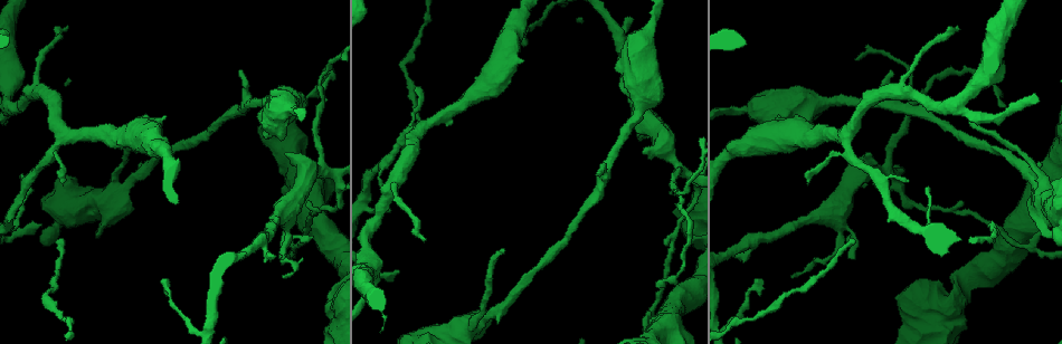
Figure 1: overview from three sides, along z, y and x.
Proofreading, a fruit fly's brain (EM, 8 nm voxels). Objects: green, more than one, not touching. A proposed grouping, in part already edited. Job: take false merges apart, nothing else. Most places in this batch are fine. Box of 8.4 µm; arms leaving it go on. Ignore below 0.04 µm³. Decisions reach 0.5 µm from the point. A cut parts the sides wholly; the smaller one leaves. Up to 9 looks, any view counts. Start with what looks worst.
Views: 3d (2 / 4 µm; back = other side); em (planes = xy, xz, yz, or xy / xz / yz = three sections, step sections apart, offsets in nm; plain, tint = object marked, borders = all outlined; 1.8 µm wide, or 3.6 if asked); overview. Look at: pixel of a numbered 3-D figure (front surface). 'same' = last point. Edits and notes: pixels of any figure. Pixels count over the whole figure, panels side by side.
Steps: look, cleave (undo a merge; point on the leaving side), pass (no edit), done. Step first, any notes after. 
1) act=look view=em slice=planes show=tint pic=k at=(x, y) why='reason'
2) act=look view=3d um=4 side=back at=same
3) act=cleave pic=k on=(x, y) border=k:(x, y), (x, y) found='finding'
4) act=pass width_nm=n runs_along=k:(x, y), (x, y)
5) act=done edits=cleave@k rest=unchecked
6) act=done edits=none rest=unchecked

act=look view=3d um=4 pic=1 at=(648, 318) why='abrupt turn'

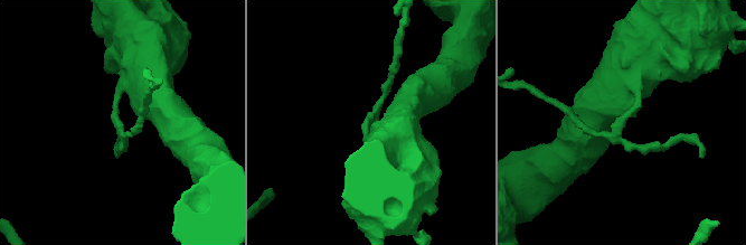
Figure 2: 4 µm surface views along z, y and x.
act=look view=em slice=planes show=tint pic=2 at=(619, 138) why='shape alone is not enough'

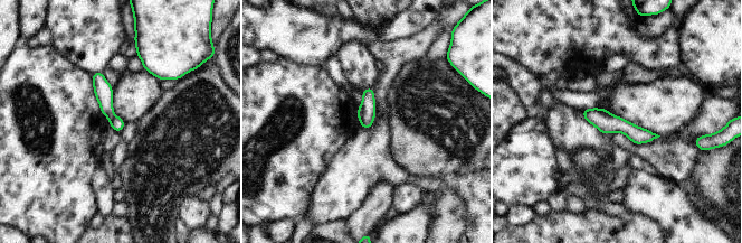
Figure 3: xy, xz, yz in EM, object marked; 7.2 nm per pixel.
act=cleave pic=3 on=(116, 123) border=3:(114, 115), (110, 120) found='two cells meet here'

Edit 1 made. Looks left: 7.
act=look view=em um=3.6 slice=planes show=borders pic=1 at=(117, 195) why='thick turns thin'

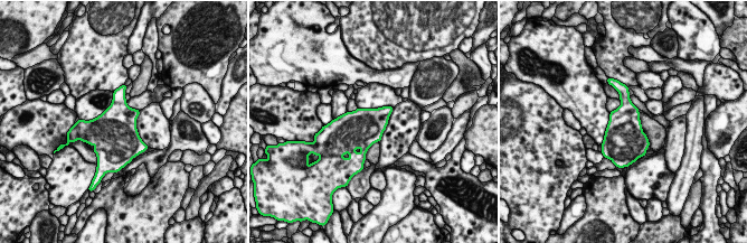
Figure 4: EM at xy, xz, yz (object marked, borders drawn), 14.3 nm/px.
act=pass found='all the same cell'

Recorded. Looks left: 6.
act=done edits=cleave@3 rest=unchecked

